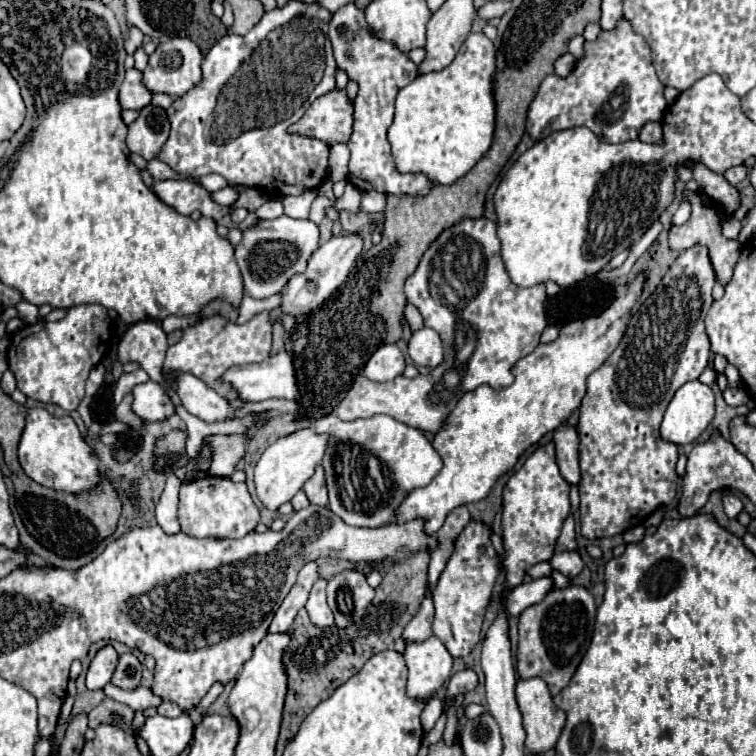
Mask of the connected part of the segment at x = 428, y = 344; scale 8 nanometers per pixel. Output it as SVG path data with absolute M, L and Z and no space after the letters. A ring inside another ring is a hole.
M421 328L413 332L409 340L409 356L417 366L435 368L443 364L443 342L439 334L431 328Z

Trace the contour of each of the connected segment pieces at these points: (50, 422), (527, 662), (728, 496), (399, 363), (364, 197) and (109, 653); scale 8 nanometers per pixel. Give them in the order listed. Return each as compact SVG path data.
M31 408L27 414L27 424L19 442L19 462L25 474L35 482L73 494L95 486L101 472L97 454L93 454L93 448L81 438L73 418L55 418L45 408Z
M567 586L551 590L543 602L529 606L519 616L519 646L517 646L517 674L519 678L543 678L549 692L559 694L575 674L583 660L593 634L595 624L595 600L583 586Z
M725 490L725 492L723 492L723 508L725 508L725 514L727 514L729 518L737 518L737 514L739 514L741 508L743 508L743 504L741 504L741 500L739 500L733 492Z
M383 344L373 352L363 368L363 376L375 382L387 382L397 378L405 368L405 360L397 344Z
M367 190L361 194L361 210L365 212L383 212L385 210L385 196L375 192L375 190Z
M105 646L97 652L97 656L91 660L91 666L87 670L87 688L89 690L101 690L107 682L111 682L111 674L117 666L117 652L113 646Z

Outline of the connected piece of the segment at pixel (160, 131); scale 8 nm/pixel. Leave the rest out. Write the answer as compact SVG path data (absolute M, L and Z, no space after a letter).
M145 106L139 112L139 118L129 124L127 146L133 154L143 156L145 160L153 160L159 156L159 150L167 142L169 136L169 120L163 108Z

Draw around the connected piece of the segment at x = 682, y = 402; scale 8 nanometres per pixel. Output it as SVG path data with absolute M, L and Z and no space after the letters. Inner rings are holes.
M691 380L673 396L661 422L661 436L673 444L695 442L715 418L715 394L711 386Z

